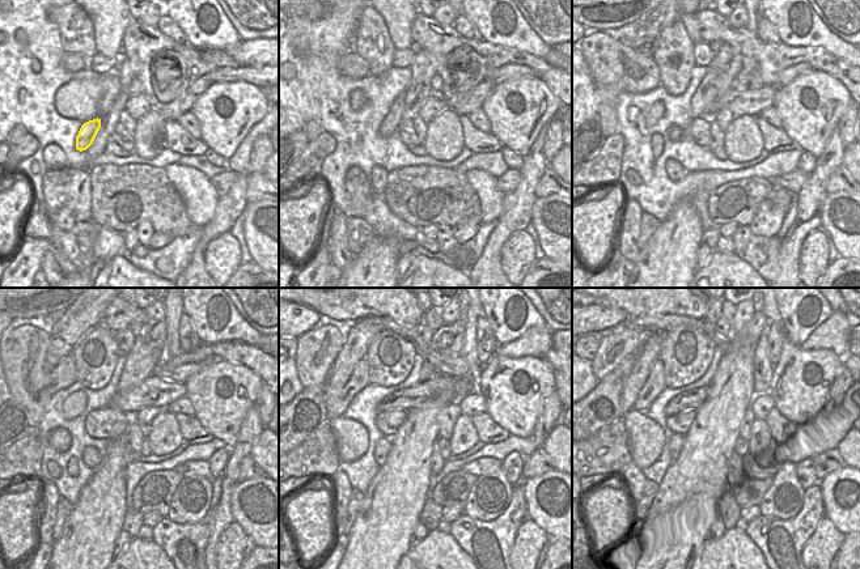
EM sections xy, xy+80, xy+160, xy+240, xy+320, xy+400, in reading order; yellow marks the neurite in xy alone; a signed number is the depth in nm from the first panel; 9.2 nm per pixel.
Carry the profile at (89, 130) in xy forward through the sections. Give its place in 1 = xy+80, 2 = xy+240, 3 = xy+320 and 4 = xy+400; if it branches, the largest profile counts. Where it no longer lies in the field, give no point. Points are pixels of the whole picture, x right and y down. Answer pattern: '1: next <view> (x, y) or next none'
1: next xy+80 (394, 117)
2: next xy+240 (147, 349)
3: next xy+320 (448, 339)
4: next xy+400 (757, 323)

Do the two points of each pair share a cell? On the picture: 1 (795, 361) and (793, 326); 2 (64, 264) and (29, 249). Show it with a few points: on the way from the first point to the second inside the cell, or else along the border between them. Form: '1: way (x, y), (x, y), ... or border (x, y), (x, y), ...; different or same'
1: border (787, 338), (799, 345); different
2: way (58, 255), (51, 249), (38, 249); same

